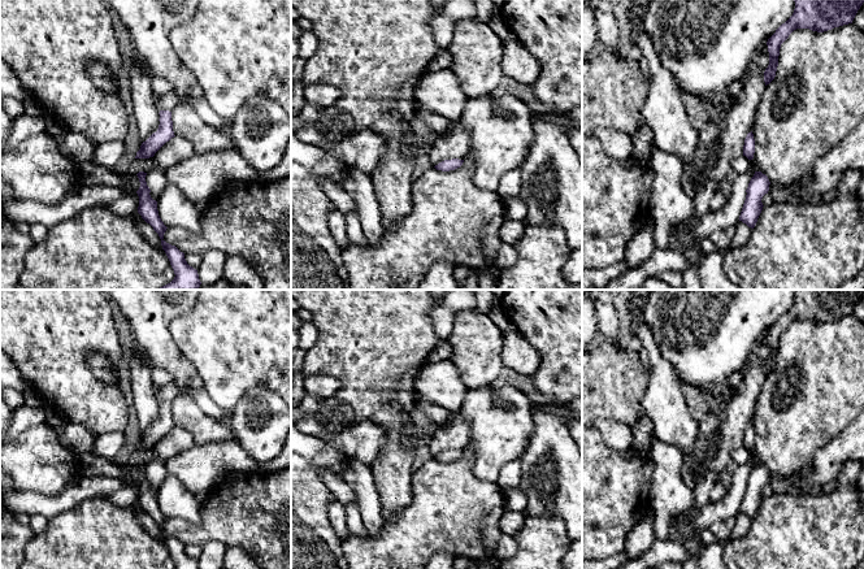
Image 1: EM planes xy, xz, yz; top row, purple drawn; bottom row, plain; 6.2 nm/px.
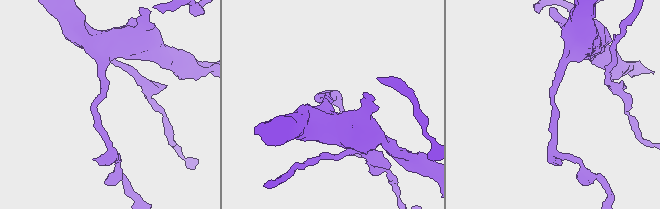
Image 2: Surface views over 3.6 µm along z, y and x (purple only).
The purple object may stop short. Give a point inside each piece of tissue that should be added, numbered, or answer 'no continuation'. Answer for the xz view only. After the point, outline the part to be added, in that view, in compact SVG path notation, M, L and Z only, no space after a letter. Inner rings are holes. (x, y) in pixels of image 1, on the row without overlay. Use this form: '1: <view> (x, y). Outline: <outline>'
no continuation

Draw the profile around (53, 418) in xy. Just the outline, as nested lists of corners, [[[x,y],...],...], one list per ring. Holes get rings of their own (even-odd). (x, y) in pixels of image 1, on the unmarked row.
[[[45,409],[45,424],[52,426],[53,429],[61,424],[69,422],[66,417],[64,417],[60,412],[55,409]]]

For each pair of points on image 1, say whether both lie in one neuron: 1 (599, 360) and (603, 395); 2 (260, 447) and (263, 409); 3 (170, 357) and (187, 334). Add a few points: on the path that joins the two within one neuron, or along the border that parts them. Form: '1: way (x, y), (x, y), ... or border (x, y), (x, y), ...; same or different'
1: way (599, 369), (599, 381), (603, 386); same
2: way (261, 438), (261, 418); same
3: border (173, 317), (169, 333), (195, 373); different

